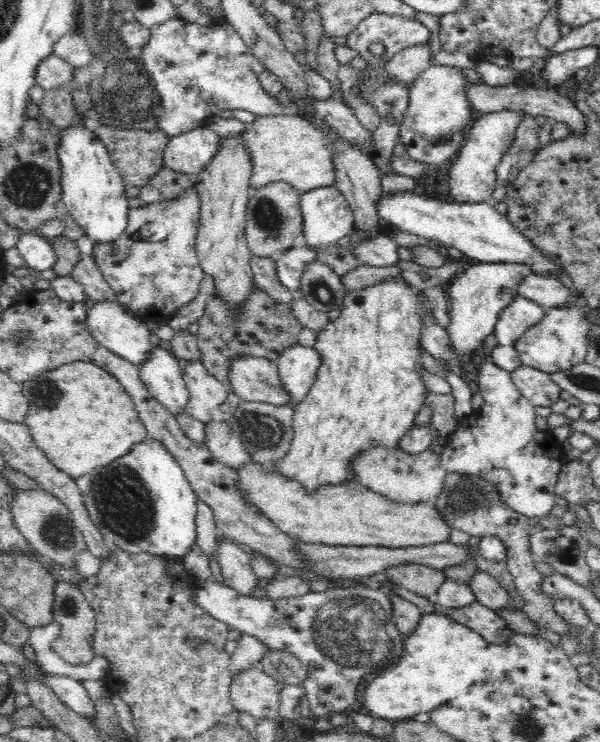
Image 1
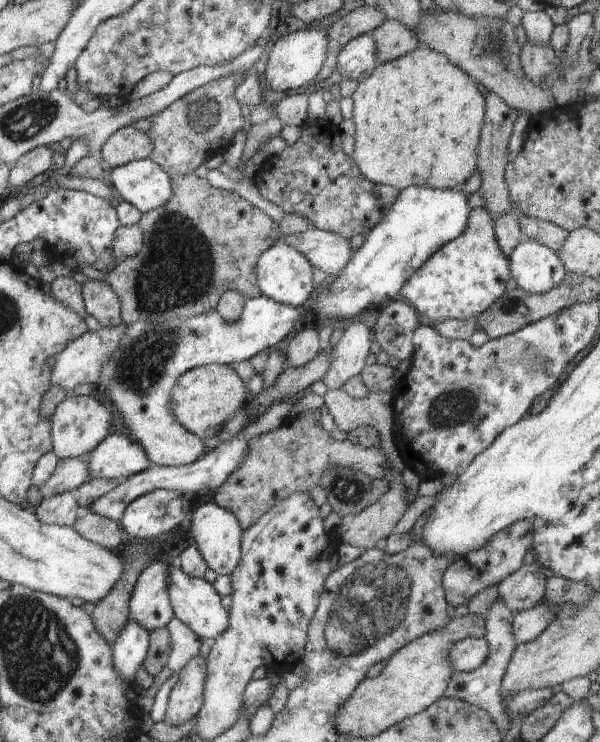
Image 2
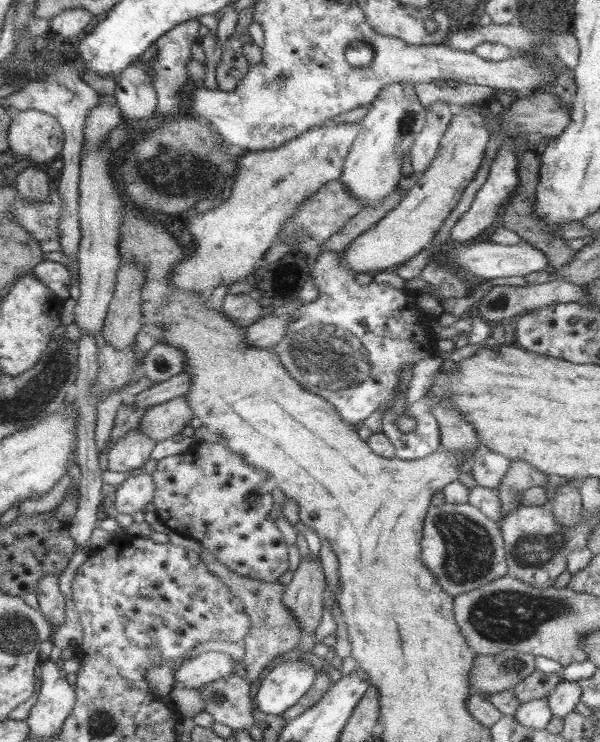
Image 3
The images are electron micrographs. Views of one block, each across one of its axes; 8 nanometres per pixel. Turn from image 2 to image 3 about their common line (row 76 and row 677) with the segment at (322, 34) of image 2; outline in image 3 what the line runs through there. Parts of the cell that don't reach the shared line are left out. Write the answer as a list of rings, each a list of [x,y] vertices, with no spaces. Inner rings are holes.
[[[287,662],[275,666],[259,684],[255,704],[261,714],[281,716],[311,688],[315,670],[307,662]]]

